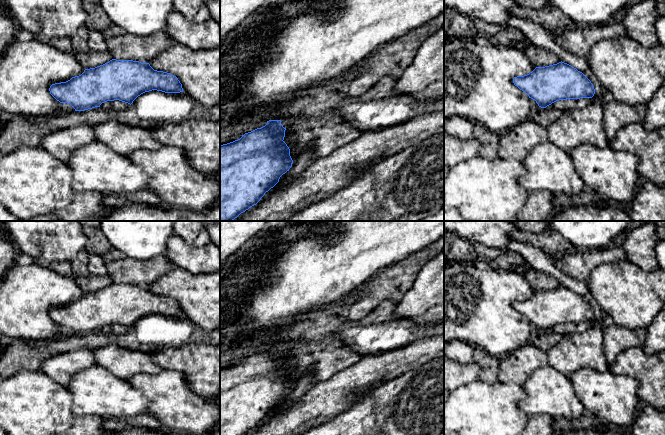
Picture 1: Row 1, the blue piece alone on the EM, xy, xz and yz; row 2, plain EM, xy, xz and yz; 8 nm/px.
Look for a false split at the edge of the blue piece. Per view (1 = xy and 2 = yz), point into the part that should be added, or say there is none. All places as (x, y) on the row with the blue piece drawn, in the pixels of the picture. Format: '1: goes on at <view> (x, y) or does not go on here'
1: does not go on here
2: does not go on here

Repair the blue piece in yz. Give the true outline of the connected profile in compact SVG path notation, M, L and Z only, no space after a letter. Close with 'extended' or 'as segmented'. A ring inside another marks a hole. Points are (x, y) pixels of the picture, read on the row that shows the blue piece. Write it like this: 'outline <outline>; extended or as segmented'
outline M562 61L536 67L527 75L514 77L513 83L541 108L559 100L592 98L595 94L591 81L582 72Z; as segmented

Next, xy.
outline M116 59L95 68L85 69L81 75L66 82L52 84L49 88L50 94L57 101L70 104L75 111L100 107L102 103L114 100L131 105L138 96L152 90L165 93L183 92L182 84L171 73L154 70L149 63Z; as segmented

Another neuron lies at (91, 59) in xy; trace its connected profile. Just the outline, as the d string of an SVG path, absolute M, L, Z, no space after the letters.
M89 50L85 53L75 53L77 61L86 69L95 68L112 60L109 50L98 52Z

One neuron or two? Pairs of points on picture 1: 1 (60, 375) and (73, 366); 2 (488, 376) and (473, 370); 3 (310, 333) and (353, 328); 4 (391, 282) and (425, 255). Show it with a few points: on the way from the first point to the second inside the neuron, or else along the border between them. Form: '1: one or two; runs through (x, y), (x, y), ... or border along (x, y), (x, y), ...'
1: one; runs through (63, 372), (70, 366)
2: two; border along (473, 361), (480, 368), (479, 379)
3: one; runs through (321, 326), (342, 324)
4: one; runs through (399, 277), (417, 260)

